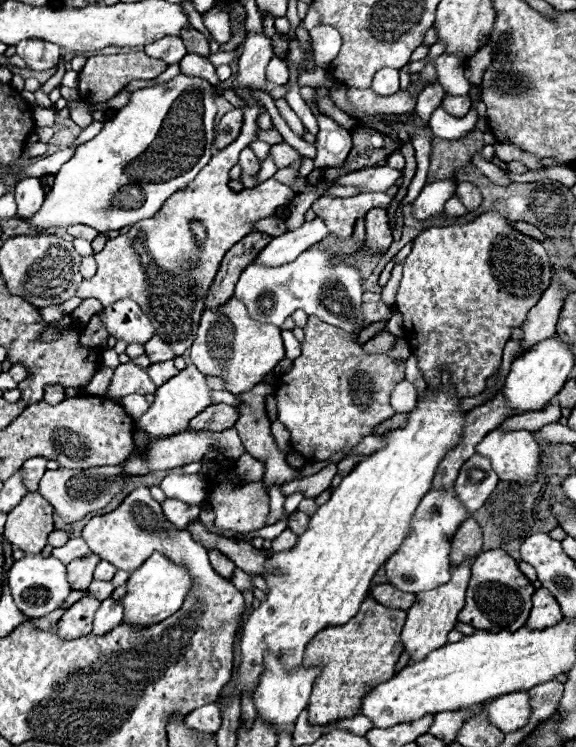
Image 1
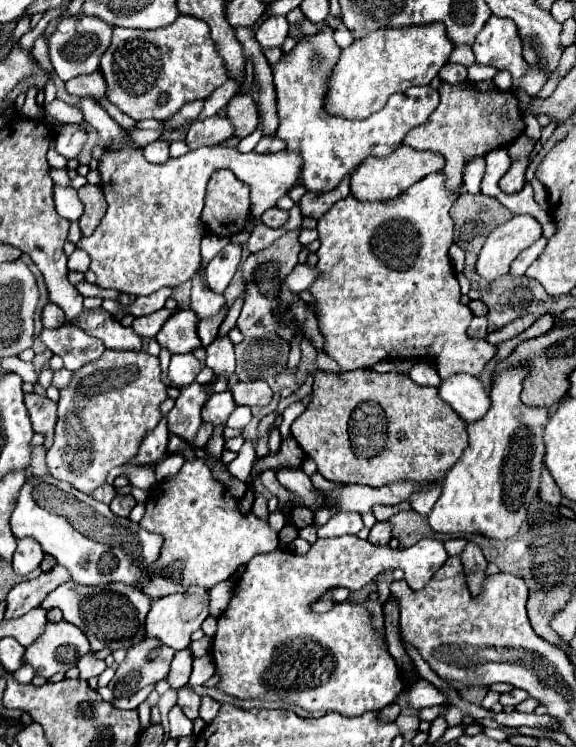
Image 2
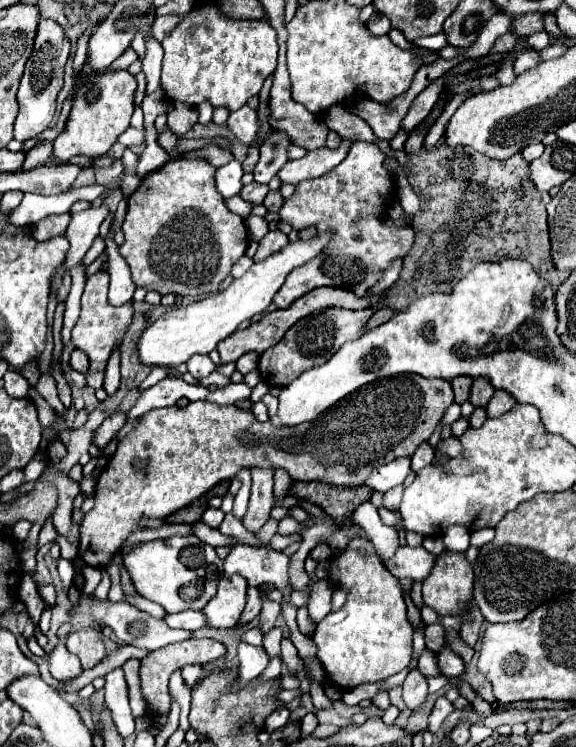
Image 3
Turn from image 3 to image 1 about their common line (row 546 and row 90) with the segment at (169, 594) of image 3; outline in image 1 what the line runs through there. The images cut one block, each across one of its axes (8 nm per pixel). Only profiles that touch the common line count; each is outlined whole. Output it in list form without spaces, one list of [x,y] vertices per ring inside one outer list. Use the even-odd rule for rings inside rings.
[[[178,74],[164,84],[134,90],[130,94],[130,102],[118,108],[114,116],[104,122],[100,134],[76,148],[74,158],[68,160],[54,176],[52,190],[48,192],[42,208],[24,222],[40,228],[66,228],[72,224],[86,224],[96,228],[98,232],[108,232],[132,226],[136,224],[136,220],[154,216],[154,212],[162,208],[164,200],[172,196],[172,192],[186,188],[212,158],[210,144],[214,138],[214,116],[216,102],[212,84],[204,78]]]

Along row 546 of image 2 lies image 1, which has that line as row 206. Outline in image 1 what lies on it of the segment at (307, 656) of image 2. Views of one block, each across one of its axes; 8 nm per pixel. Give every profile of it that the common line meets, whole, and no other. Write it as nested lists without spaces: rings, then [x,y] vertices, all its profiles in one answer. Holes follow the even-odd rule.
[[[454,179],[442,180],[427,184],[418,194],[414,202],[410,202],[414,218],[416,220],[428,220],[434,216],[444,214],[444,204],[450,199],[456,191],[456,182]],[[366,192],[348,198],[318,198],[314,200],[312,210],[328,224],[328,230],[336,240],[348,240],[354,232],[356,220],[364,218],[372,208],[388,210],[392,202],[394,198],[386,193]]]

